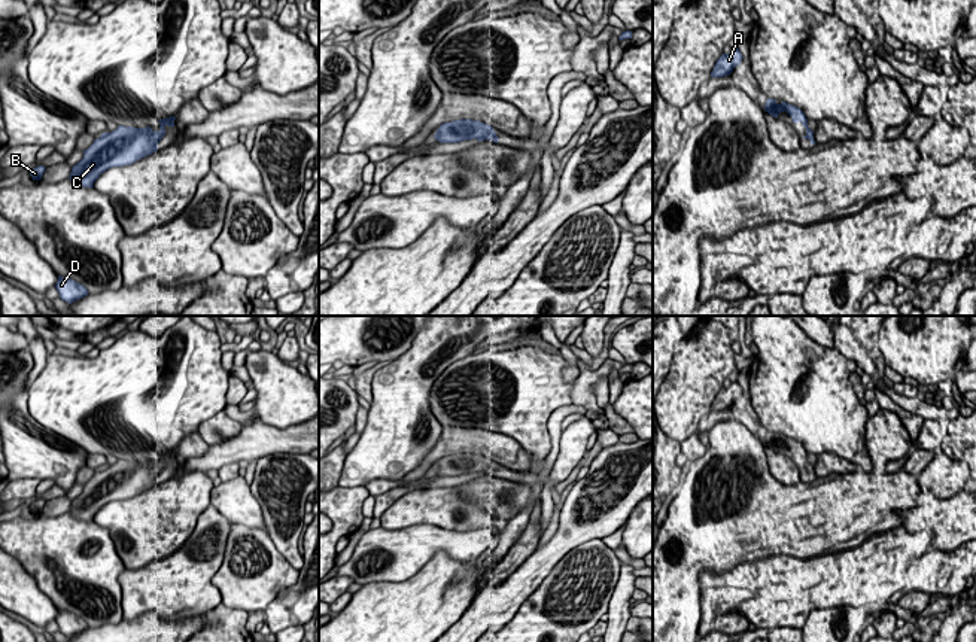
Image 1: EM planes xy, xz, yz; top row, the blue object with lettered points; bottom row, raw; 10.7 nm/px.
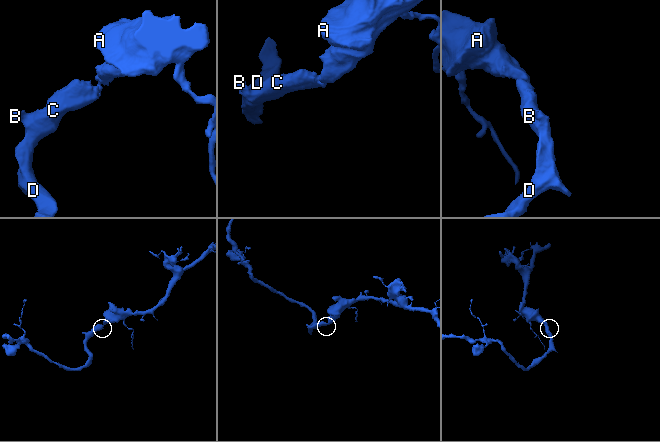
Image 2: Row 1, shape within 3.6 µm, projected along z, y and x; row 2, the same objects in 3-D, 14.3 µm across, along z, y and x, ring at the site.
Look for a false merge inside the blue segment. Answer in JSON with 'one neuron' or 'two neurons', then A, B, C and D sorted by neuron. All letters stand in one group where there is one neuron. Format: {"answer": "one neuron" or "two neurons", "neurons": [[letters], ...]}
{"answer": "one neuron", "neurons": [["A", "B", "C", "D"]]}

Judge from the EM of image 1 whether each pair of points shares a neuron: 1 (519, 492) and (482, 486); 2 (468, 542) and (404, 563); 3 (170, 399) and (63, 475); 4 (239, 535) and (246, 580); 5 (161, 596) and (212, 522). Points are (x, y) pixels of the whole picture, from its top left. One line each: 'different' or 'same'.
1: same
2: same
3: different
4: same
5: same

